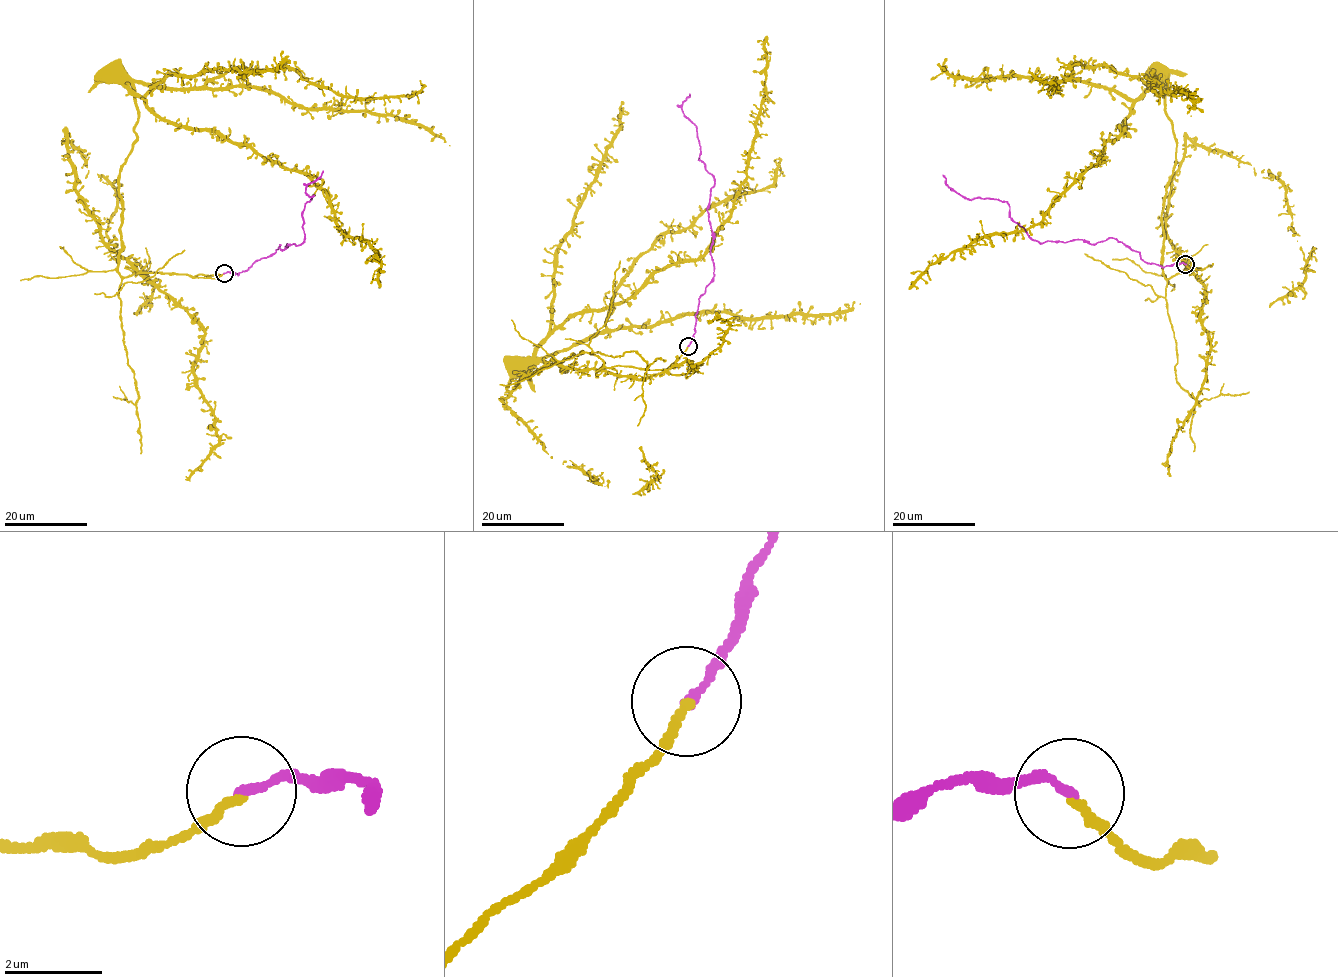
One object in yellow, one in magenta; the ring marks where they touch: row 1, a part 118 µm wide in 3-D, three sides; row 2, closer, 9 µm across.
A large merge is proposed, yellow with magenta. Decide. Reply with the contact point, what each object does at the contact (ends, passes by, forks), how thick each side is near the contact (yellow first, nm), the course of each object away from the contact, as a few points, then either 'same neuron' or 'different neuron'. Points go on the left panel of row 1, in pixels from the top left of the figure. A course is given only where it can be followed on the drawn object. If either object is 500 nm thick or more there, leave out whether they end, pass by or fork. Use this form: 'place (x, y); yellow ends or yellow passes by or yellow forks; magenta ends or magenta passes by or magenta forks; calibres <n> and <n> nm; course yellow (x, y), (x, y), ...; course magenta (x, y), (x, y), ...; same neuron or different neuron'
place (224, 273); yellow ends; magenta ends; calibres 180 and 180 nm; course yellow (223, 274), (118, 271), (137, 120), (127, 82), (163, 118), (308, 175), (336, 226), (377, 252), (380, 287); course magenta (223, 273), (237, 275), (281, 244), (283, 250), (303, 243), (304, 206), (314, 195), (306, 188), (323, 171); same neuron

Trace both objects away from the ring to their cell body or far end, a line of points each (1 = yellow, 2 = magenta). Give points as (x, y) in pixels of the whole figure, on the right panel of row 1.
1: (1185, 265), (1201, 269), (1163, 273), (1177, 140), (1155, 85), (1039, 223), (952, 250), (908, 289)
2: (1185, 264), (1144, 262), (1109, 237), (1092, 244), (1039, 243), (1010, 217), (1006, 202), (966, 199), (943, 175)

